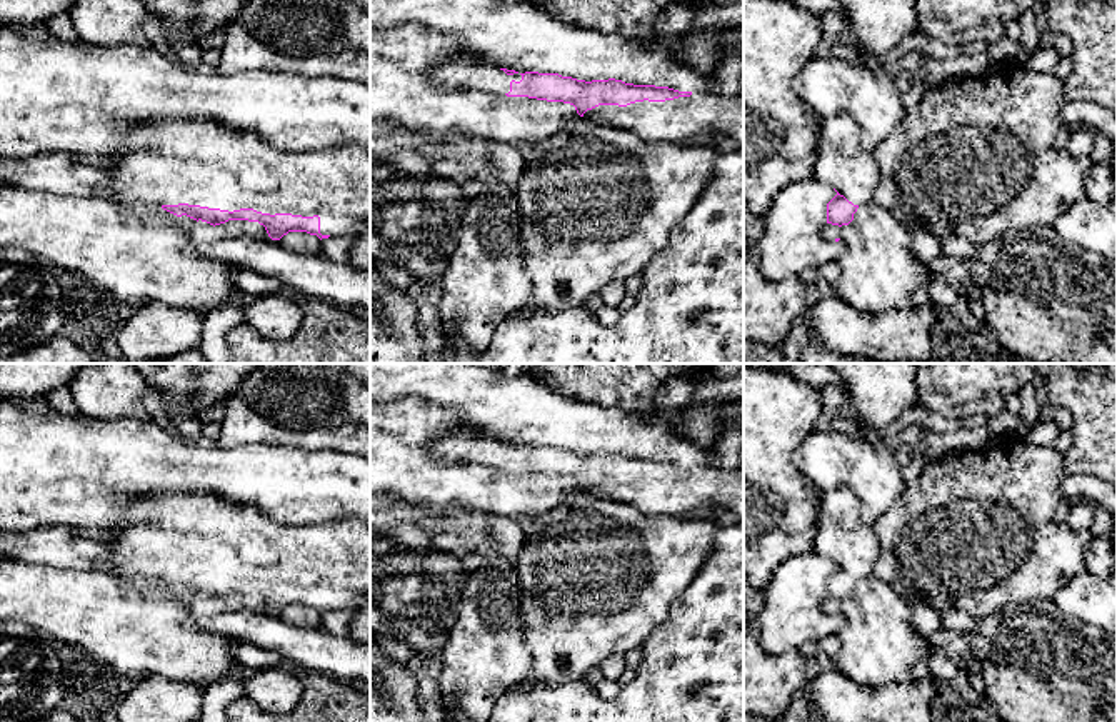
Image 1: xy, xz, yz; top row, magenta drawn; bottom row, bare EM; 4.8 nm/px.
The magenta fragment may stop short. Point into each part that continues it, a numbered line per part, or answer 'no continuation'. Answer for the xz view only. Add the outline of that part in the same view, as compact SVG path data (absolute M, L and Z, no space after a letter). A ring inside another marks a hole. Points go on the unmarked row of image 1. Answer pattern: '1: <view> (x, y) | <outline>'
1: xz (676, 494) | M715 464L692 465L665 475L635 475L627 480L599 479L582 490L630 504L650 517L684 517L697 507L722 507L744 522L744 469Z

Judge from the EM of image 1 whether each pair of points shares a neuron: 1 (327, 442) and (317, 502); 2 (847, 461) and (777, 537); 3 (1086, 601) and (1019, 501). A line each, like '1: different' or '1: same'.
1: different
2: different
3: different

